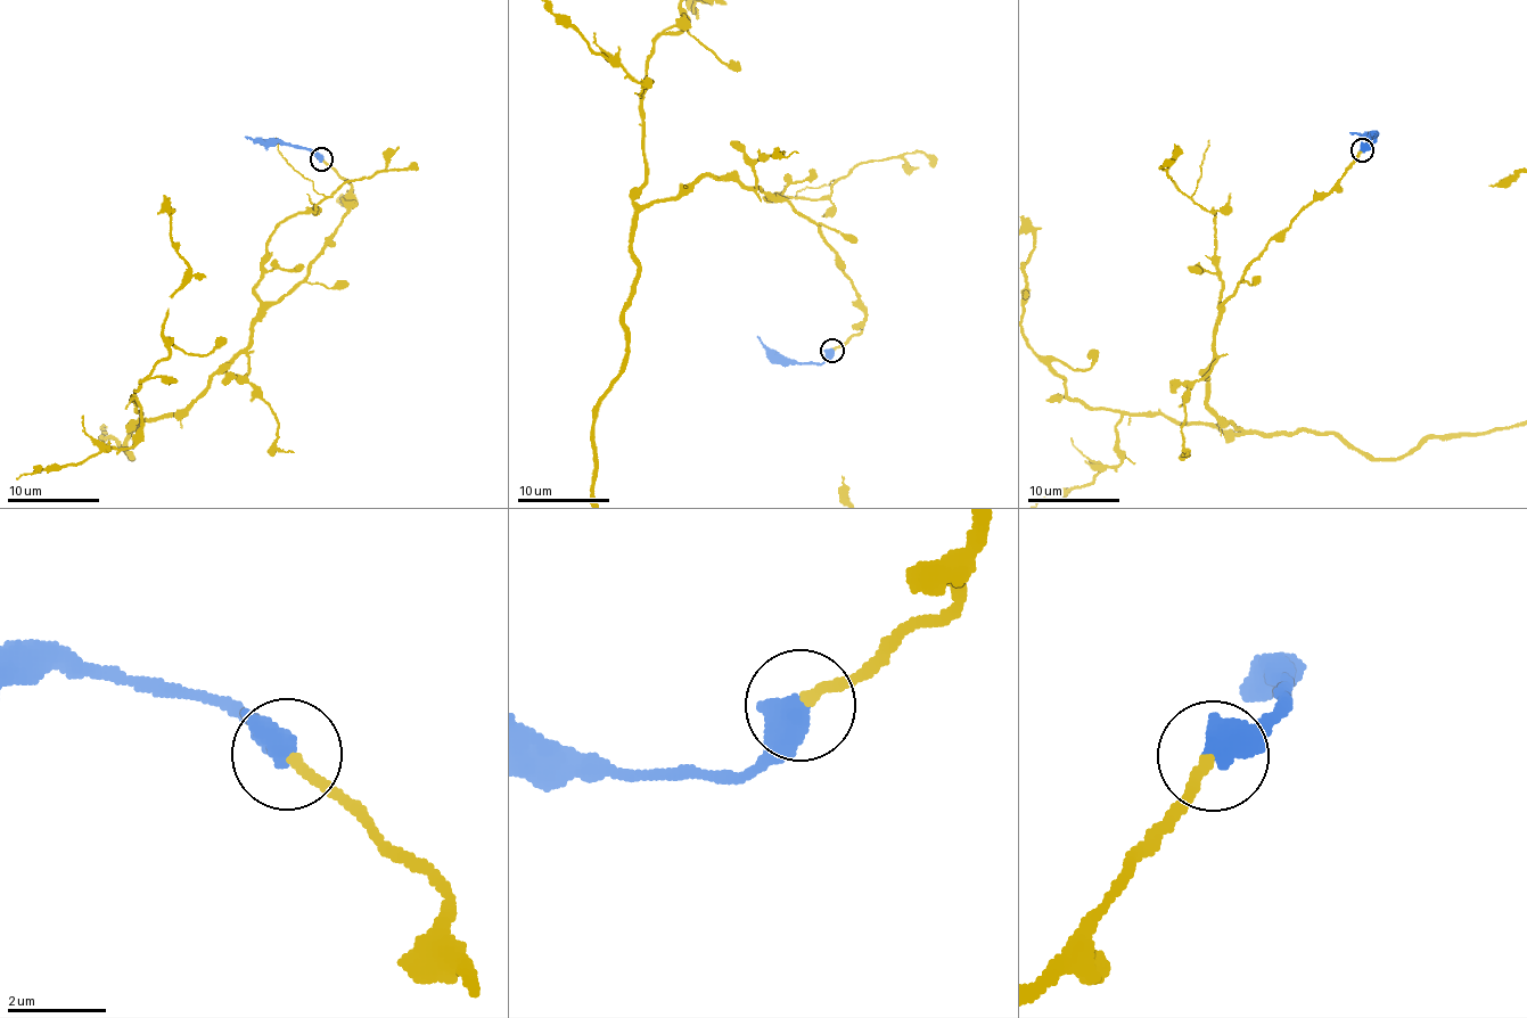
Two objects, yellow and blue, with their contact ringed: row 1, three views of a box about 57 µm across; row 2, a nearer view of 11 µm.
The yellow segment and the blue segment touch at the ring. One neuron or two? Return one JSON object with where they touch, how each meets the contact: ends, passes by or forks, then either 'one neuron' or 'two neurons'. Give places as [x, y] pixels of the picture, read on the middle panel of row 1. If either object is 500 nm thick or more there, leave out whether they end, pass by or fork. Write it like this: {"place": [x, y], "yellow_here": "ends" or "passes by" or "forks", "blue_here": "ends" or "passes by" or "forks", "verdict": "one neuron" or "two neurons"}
{"place": [832, 350], "verdict": "one neuron"}

